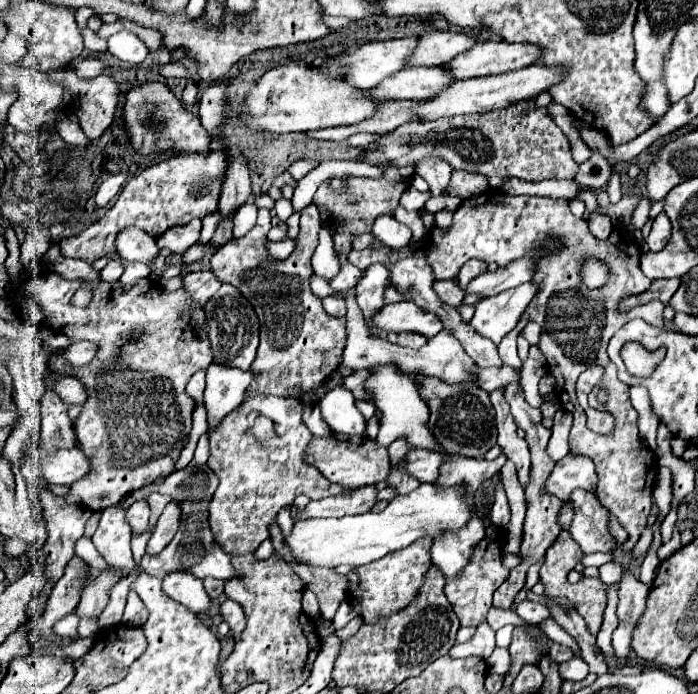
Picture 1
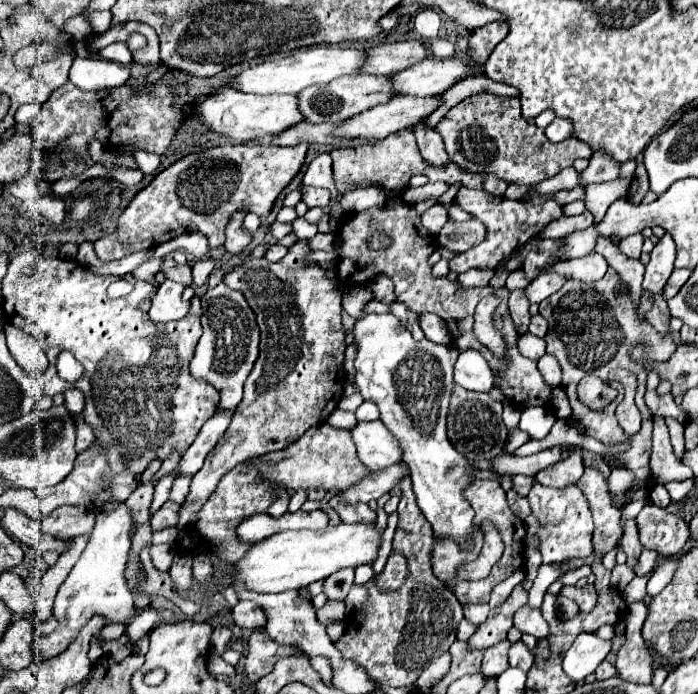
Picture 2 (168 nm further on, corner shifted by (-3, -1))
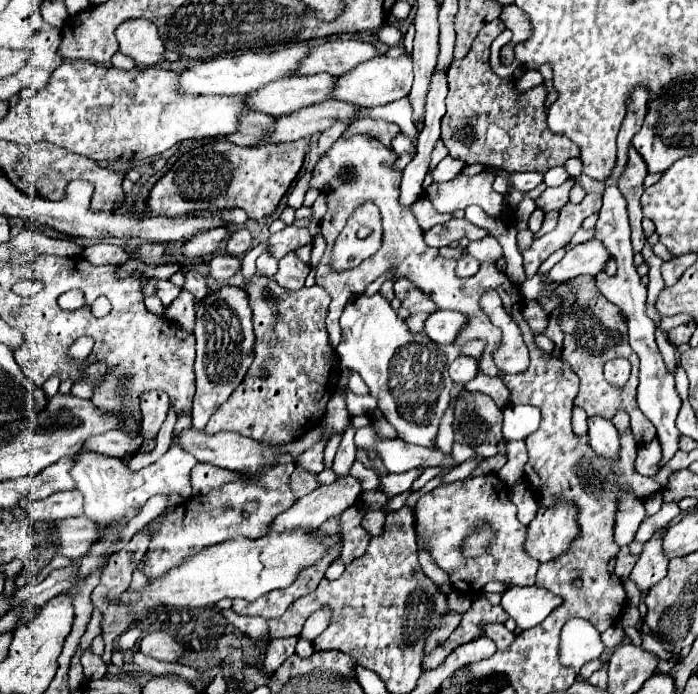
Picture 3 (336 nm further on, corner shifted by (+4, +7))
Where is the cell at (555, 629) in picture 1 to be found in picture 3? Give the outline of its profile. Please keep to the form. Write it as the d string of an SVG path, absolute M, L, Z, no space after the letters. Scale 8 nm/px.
M515 586L505 590L501 606L517 622L517 628L533 628L547 616L549 594L537 586Z

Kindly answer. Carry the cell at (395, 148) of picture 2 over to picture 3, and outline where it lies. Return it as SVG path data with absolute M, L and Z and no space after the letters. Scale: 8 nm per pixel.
M357 120L353 122L343 136L355 136L355 134L369 134L371 138L379 140L383 146L391 148L391 140L399 134L399 126L397 124L389 124L389 122L379 122L379 120Z

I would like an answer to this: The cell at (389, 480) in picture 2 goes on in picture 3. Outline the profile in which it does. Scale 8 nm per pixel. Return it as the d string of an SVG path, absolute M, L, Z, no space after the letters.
M353 476L337 478L329 486L319 486L311 494L299 498L287 512L279 514L273 530L319 528L327 518L341 514L363 492L361 482Z

